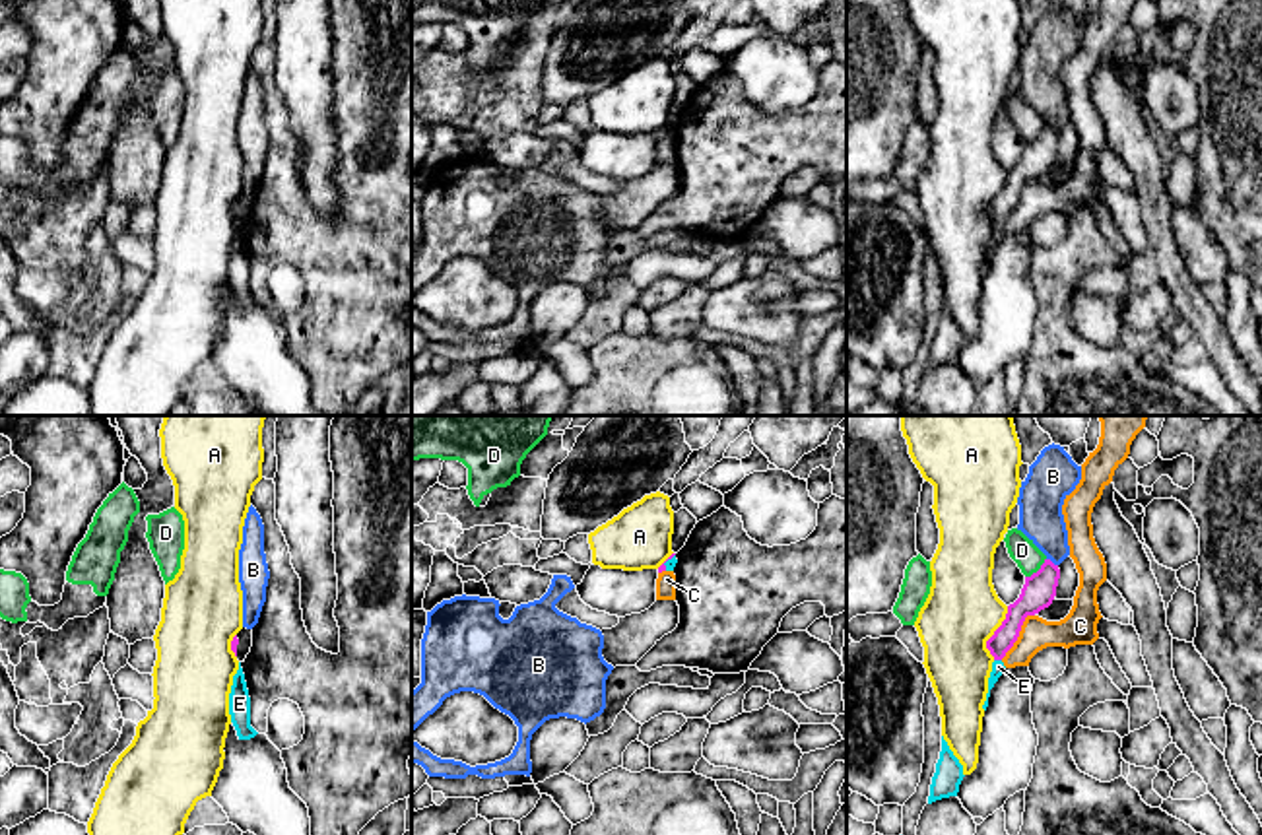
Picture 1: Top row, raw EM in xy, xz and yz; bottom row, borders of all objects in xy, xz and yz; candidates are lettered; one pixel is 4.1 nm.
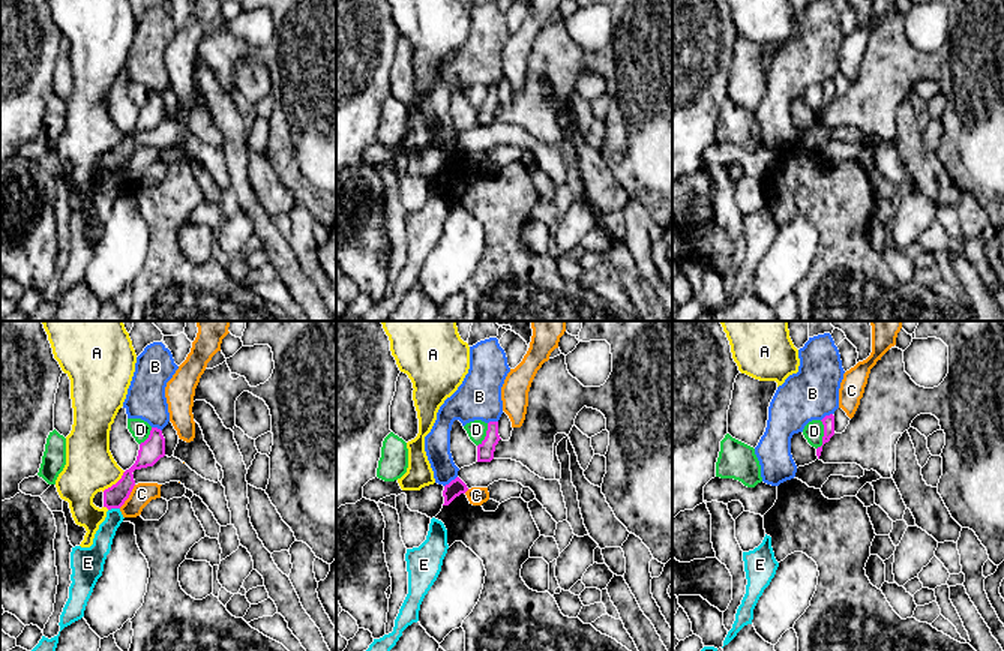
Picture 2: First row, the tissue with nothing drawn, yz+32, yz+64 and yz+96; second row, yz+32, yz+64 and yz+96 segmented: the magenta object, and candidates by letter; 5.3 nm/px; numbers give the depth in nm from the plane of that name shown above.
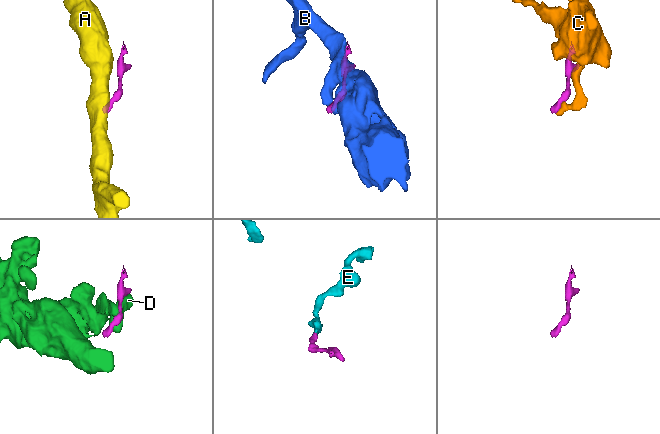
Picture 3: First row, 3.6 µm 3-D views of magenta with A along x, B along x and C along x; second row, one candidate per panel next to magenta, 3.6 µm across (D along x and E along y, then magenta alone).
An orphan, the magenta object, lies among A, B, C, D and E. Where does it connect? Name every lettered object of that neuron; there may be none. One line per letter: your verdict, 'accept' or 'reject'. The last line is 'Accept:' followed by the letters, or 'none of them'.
A: reject
B: reject
C: reject
D: reject
E: accept
Accept: E

